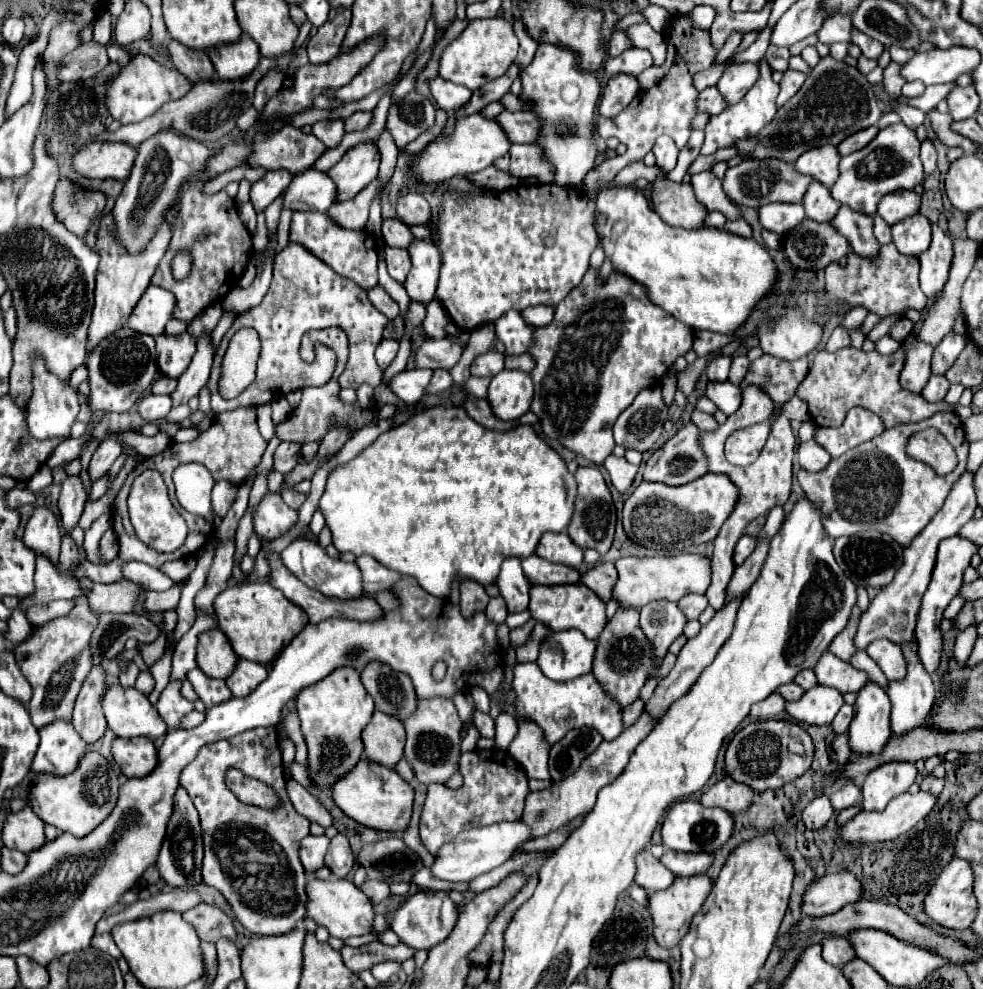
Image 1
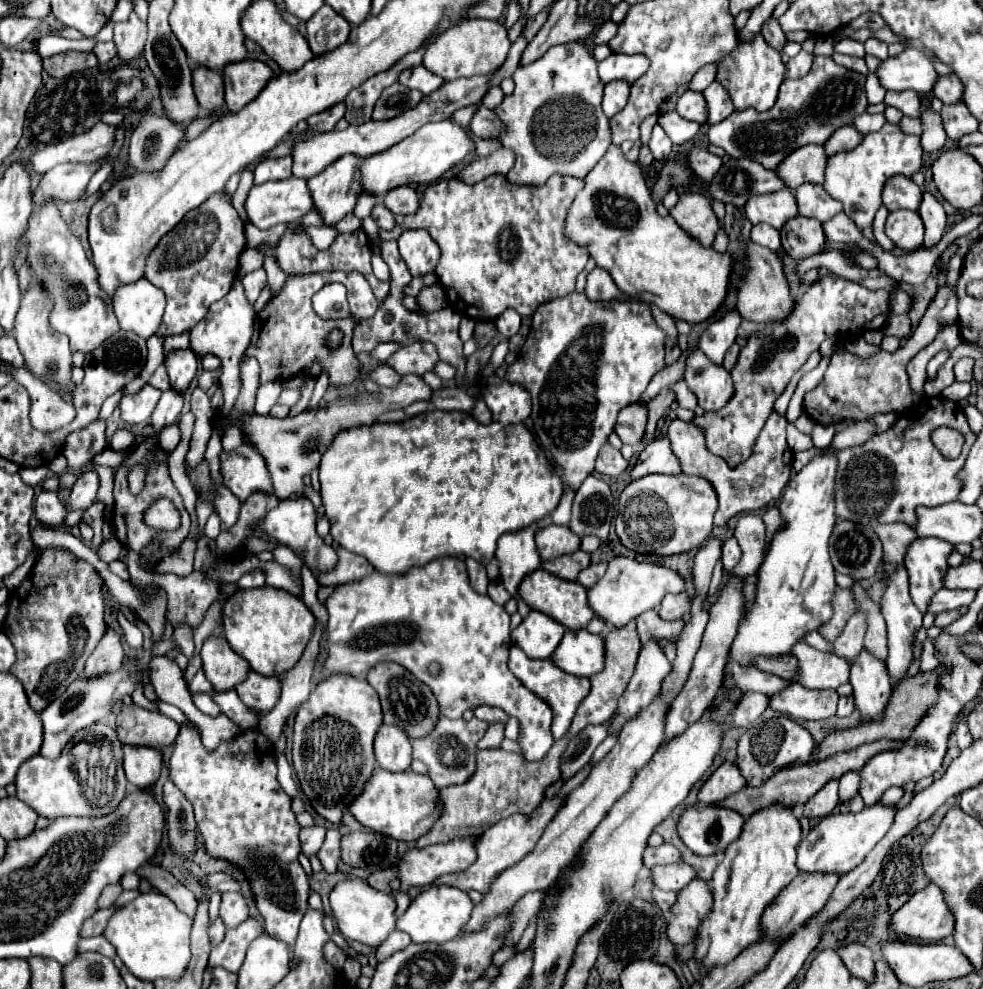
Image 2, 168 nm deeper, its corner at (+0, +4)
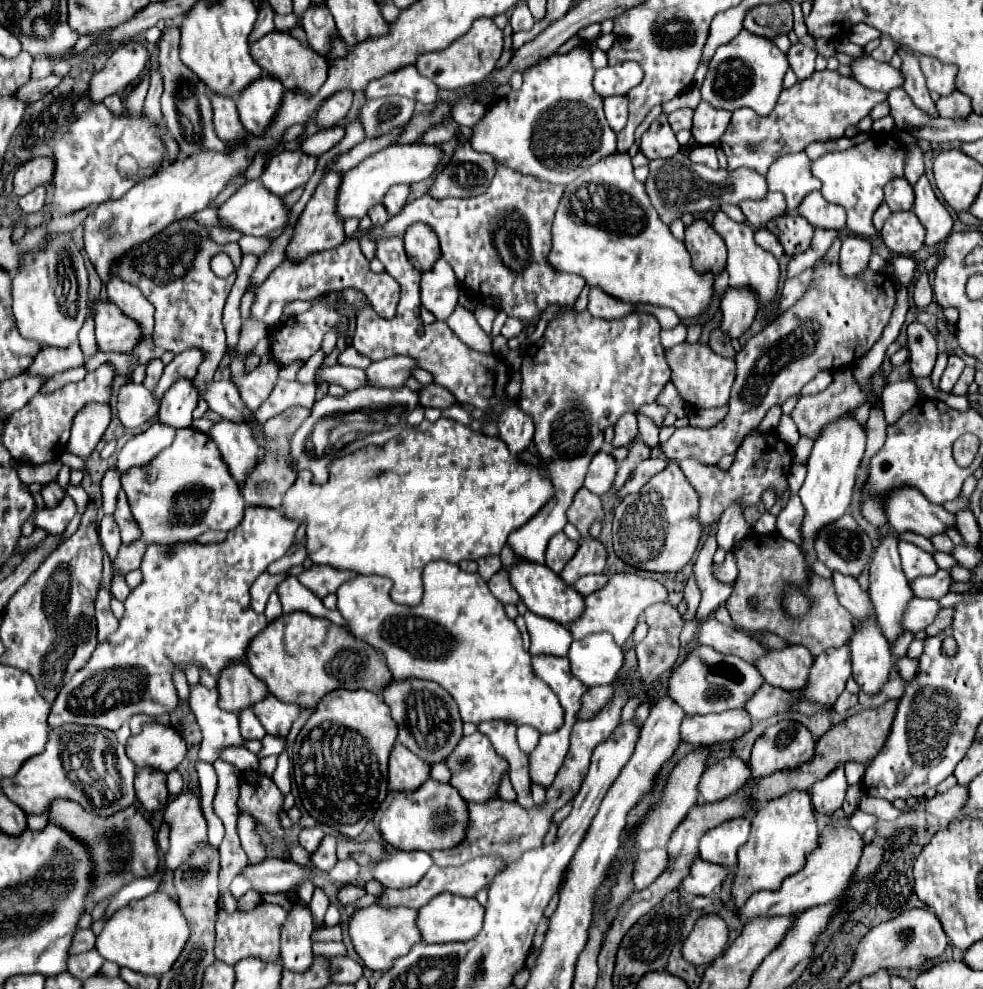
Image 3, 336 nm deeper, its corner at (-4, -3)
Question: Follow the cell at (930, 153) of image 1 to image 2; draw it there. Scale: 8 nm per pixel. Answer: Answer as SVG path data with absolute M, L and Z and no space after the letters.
M920 94L920 102L922 102L922 148L926 152L936 152L944 146L946 142L946 132L940 120L940 114L932 110L932 106L928 102L924 102L924 94Z

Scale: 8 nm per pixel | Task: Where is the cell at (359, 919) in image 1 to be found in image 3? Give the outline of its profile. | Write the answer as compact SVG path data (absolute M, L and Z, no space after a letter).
M370 905L366 909L356 909L354 915L348 921L348 935L352 939L352 945L364 965L372 971L388 971L392 967L394 957L406 955L408 949L414 943L420 943L420 931L416 927L416 915L418 911L406 909L406 907L394 907L394 909L382 909L378 905Z

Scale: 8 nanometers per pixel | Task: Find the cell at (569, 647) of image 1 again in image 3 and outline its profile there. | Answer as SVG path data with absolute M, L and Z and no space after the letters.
M594 633L580 641L574 641L568 653L572 675L578 677L586 687L610 685L624 659L622 647L612 641L612 635Z

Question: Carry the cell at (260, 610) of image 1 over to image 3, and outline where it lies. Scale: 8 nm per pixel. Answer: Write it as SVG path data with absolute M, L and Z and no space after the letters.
M284 613L270 621L266 629L248 645L246 663L258 675L268 691L286 703L314 707L328 691L334 689L368 689L382 693L392 681L384 655L370 645L352 637L344 627L318 619L308 613Z

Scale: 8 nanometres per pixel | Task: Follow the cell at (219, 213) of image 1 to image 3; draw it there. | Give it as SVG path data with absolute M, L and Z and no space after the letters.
M180 219L166 227L160 235L152 237L150 241L138 245L128 255L124 255L114 269L120 279L138 285L144 297L154 305L156 325L152 341L156 347L162 347L164 351L172 353L182 353L190 347L200 347L206 351L206 357L200 365L200 381L196 381L196 387L204 387L208 379L214 379L218 363L222 361L226 351L222 309L234 285L236 273L224 279L216 277L210 269L210 259L216 253L226 253L230 255L234 267L240 265L242 251L238 243L218 245L210 239L206 227L202 227L194 219Z

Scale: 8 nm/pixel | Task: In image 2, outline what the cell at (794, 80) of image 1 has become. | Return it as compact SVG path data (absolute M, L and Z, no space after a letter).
M800 52L798 56L794 56L788 64L786 64L786 78L800 78L804 74L808 74L812 66L812 54L808 52Z

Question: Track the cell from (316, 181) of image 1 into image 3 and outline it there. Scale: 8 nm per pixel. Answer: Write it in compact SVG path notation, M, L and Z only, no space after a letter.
M252 179L246 181L246 185L242 185L218 211L220 215L220 225L224 227L236 227L240 229L244 235L270 235L276 229L282 229L288 223L288 215L290 209L286 207L286 203L278 197L272 195L272 191L268 191L260 179Z

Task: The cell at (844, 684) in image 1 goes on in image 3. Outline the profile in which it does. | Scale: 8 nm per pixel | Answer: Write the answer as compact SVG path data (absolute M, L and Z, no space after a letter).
M788 645L782 651L766 651L756 667L768 685L802 691L808 685L812 663L814 659L806 647Z

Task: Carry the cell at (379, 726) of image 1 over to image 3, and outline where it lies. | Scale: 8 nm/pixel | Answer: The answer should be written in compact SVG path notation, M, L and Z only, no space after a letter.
M396 743L388 761L388 789L416 789L430 777L430 765L424 763L416 753L408 751L402 743Z

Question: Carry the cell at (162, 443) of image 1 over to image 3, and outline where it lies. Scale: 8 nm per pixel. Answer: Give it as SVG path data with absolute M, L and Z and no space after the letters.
M88 405L76 415L72 423L72 435L68 441L68 453L76 457L88 457L98 441L102 439L106 427L110 425L110 407L108 405Z

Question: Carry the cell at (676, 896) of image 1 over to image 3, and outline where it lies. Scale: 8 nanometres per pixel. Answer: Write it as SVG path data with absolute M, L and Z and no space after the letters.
M706 913L696 919L692 933L682 945L682 957L692 965L704 965L722 955L728 941L728 929L718 913Z

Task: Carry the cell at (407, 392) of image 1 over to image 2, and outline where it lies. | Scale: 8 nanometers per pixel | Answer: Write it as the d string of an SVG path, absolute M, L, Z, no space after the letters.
M378 364L378 366L372 368L370 378L372 378L376 384L380 384L380 386L392 388L392 384L396 384L396 380L400 380L400 374L398 374L398 372L392 372L392 368L388 368L386 364Z

